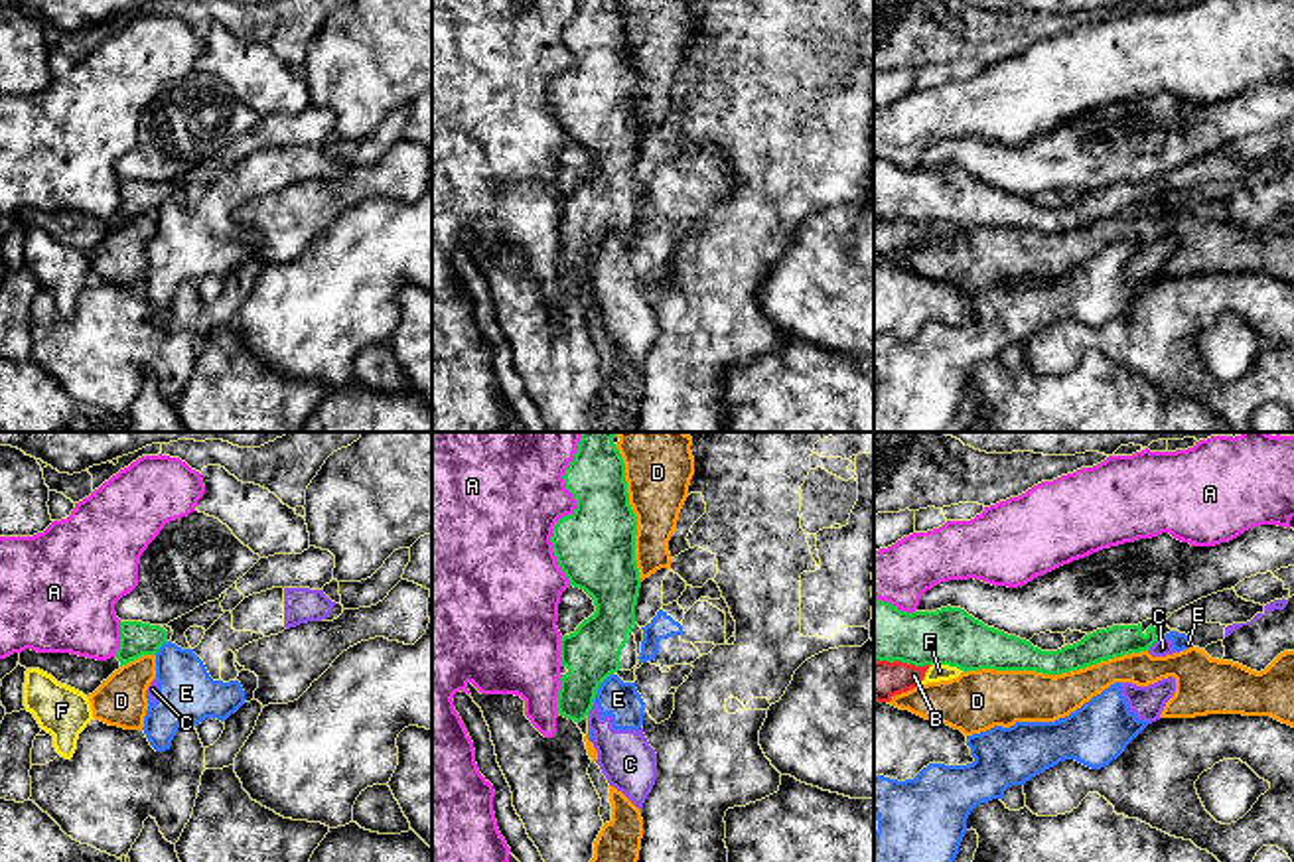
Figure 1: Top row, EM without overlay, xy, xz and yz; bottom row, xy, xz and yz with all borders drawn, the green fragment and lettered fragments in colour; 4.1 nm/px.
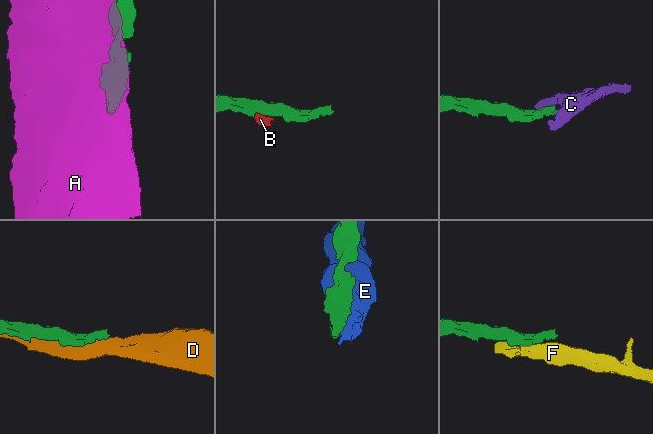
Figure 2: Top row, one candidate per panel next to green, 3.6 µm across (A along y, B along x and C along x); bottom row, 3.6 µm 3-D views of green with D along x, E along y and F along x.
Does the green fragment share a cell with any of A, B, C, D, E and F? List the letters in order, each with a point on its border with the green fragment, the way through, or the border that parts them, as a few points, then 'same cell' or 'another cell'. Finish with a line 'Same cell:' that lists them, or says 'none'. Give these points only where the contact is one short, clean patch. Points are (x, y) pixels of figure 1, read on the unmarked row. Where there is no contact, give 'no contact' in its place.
A: contact xz (567, 73); another cell
B: contact yz (902, 219); border yz (874, 215), (930, 223); another cell
C: contact xz (590, 267); border xz (594, 261), (588, 275); another cell
D: contact yz (1054, 233); another cell
E: contact xz (598, 245); border xz (612, 231), (592, 259); another cell
F: contact yz (947, 221); another cell
Same cell: none

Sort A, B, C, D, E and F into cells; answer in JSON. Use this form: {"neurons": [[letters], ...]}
{"neurons": [["A"], ["B", "F"], ["C", "E"], ["D"]]}

